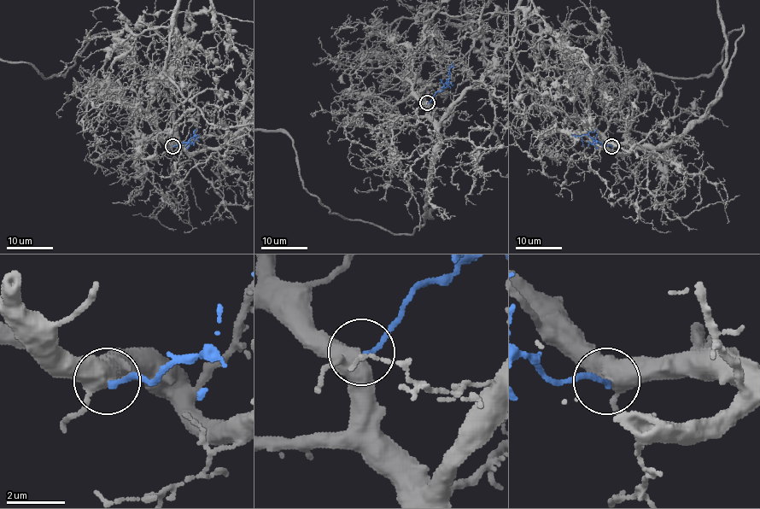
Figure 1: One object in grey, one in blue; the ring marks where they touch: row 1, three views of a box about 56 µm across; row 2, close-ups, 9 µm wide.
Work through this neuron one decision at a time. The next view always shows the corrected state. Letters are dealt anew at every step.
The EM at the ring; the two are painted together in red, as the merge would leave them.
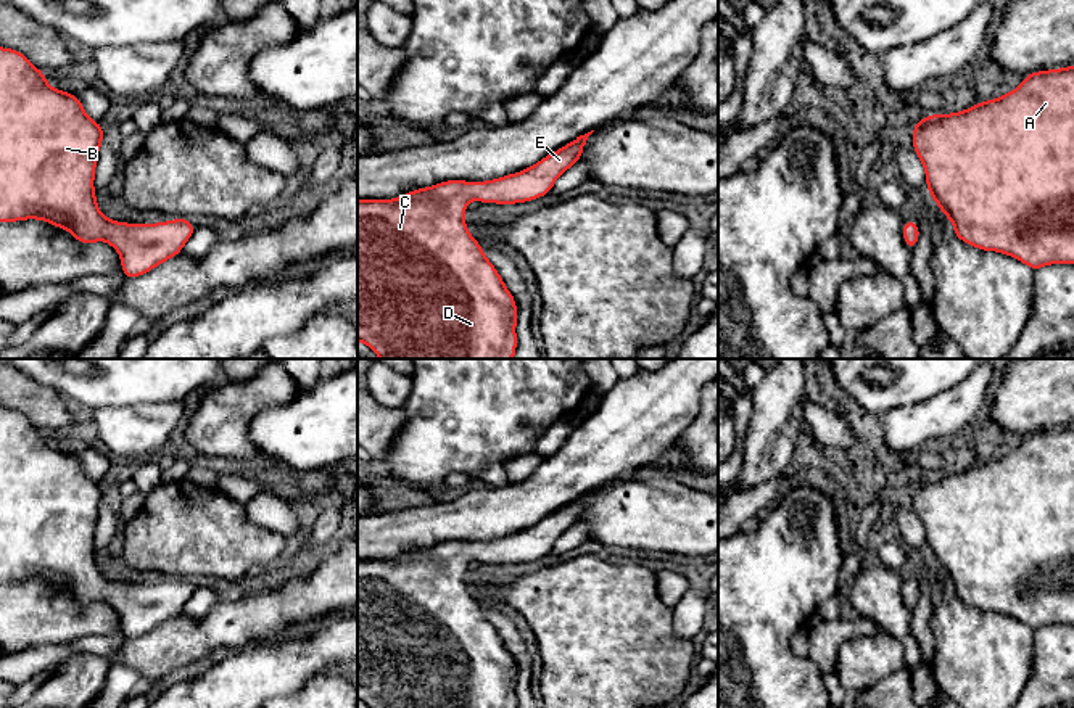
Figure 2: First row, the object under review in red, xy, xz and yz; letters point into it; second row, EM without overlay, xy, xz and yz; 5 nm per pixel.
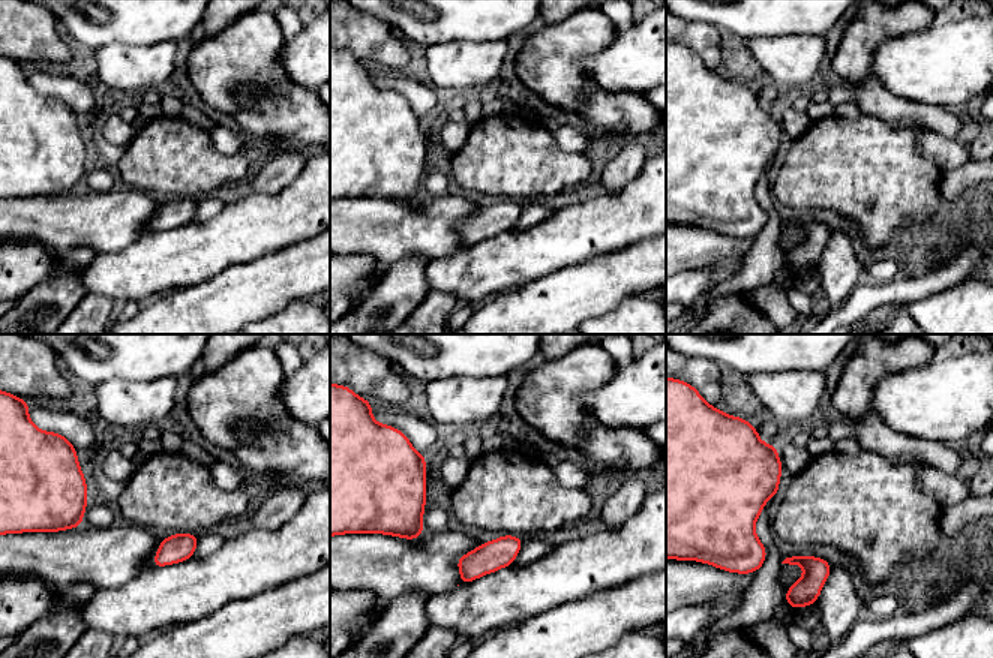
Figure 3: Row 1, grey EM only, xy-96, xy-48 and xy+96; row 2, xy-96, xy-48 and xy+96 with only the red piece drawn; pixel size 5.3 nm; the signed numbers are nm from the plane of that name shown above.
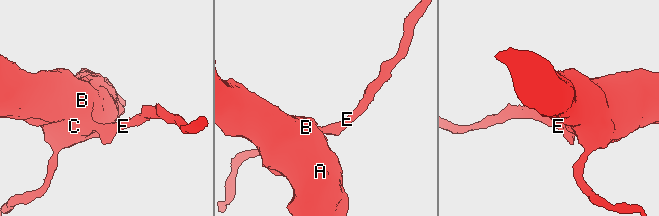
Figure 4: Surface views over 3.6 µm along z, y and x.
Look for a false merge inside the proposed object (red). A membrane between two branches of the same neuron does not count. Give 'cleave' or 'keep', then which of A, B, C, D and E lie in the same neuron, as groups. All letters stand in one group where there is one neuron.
keep | A B C D E

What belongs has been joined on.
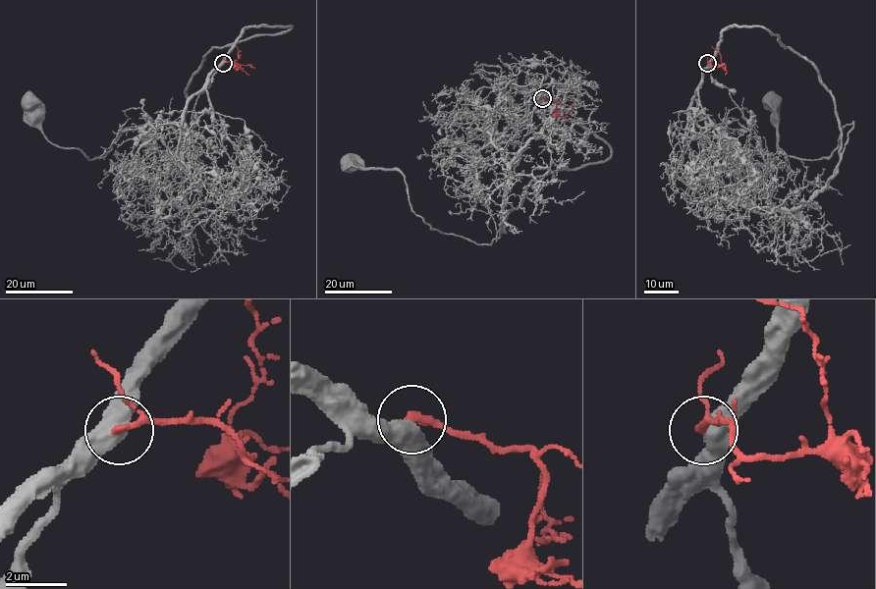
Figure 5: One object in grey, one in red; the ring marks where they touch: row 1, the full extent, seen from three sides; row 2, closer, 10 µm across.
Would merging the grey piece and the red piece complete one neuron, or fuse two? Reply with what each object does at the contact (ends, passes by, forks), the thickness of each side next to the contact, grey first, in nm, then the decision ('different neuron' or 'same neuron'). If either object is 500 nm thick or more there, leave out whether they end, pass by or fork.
550 nm thick on the grey side, 170 nm on the other; different neuron

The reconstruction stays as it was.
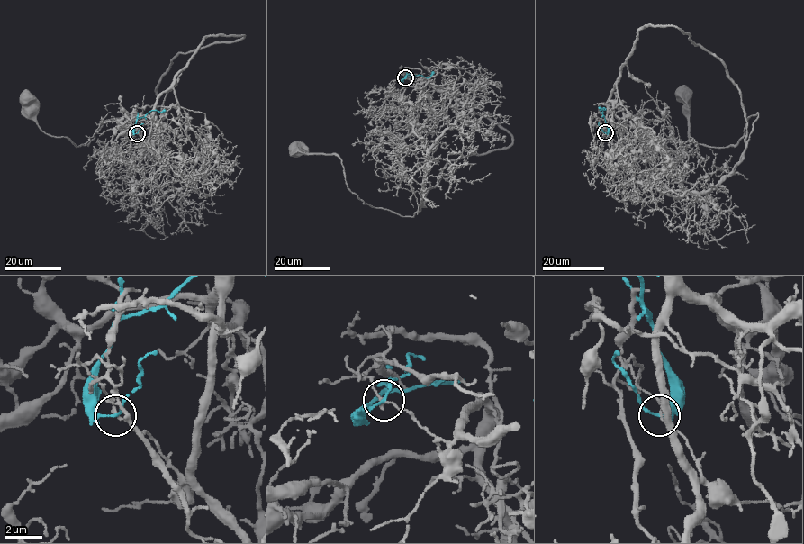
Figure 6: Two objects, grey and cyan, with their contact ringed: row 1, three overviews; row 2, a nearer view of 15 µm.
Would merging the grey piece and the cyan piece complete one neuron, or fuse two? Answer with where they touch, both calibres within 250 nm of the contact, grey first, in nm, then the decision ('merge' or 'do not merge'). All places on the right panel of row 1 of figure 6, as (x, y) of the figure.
(605, 132) | 140/110 nm | do not merge

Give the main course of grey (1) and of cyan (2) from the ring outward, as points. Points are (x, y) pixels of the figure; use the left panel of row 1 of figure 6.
1: (137, 132), (160, 165), (145, 178), (159, 187), (140, 115), (107, 119), (76, 146), (46, 134), (28, 97)
2: (137, 133), (134, 125), (138, 119), (152, 110), (165, 110)

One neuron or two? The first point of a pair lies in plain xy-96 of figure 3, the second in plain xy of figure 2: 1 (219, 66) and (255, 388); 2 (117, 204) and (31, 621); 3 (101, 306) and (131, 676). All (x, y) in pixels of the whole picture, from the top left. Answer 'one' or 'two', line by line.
1: one
2: one
3: one

